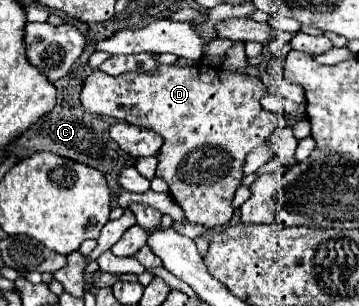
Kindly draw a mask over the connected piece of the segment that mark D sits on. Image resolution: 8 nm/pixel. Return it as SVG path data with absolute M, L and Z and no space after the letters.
M160 64L156 72L124 72L120 76L110 76L94 70L82 90L82 106L92 114L104 114L118 118L128 124L144 126L162 136L164 144L158 158L156 174L166 180L170 196L184 210L184 218L192 224L204 228L216 228L230 222L234 216L234 192L244 178L244 158L256 146L260 146L272 130L278 126L278 116L262 110L260 98L266 94L266 86L258 76L244 76L238 72L228 72L222 68L198 64L198 66L166 66Z

